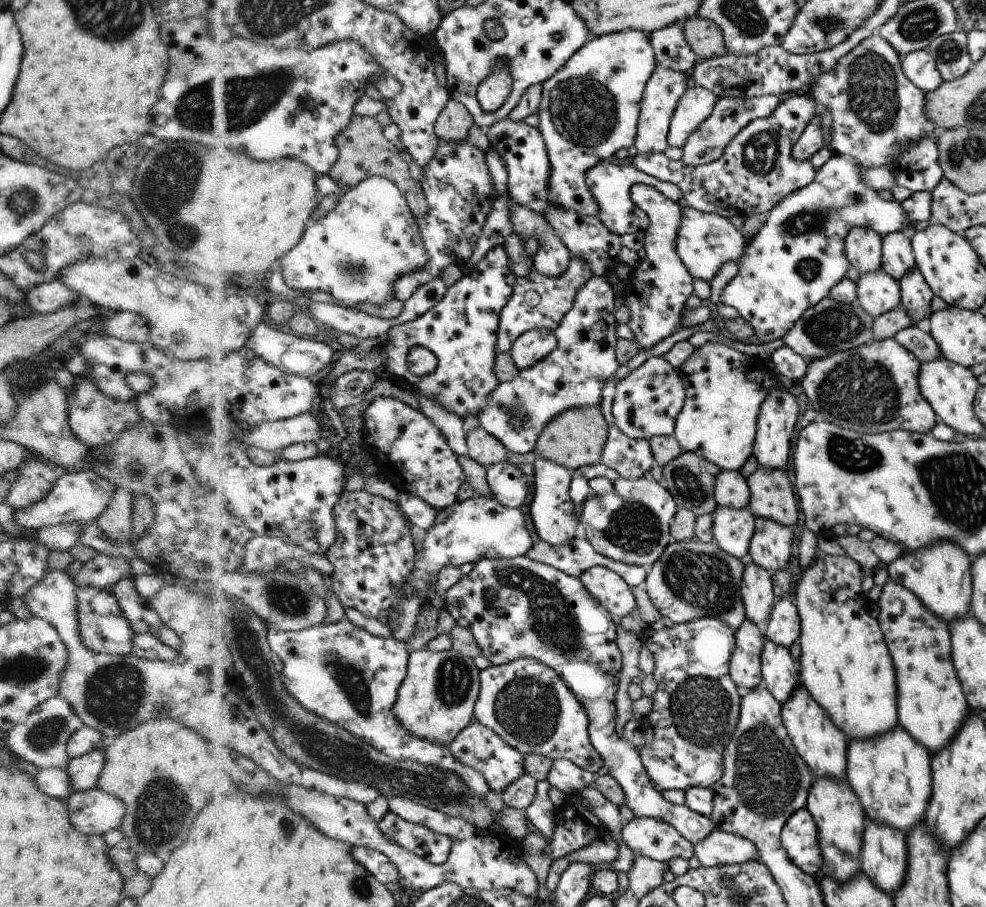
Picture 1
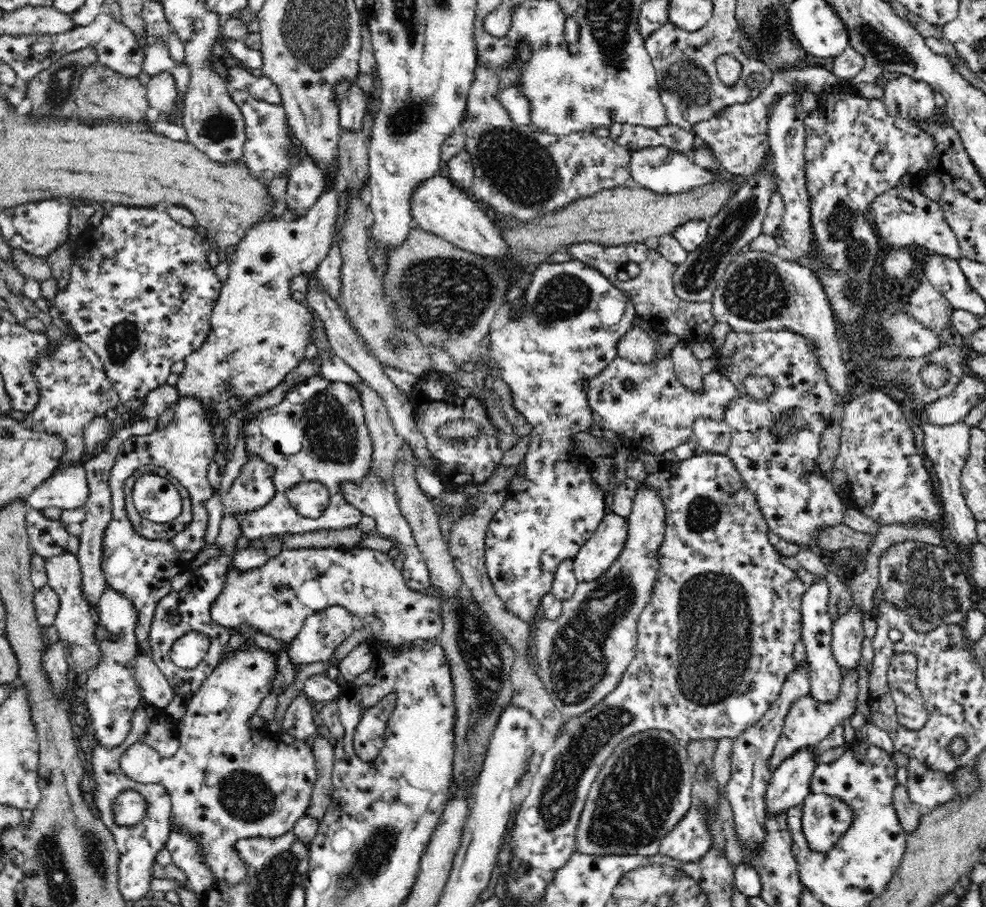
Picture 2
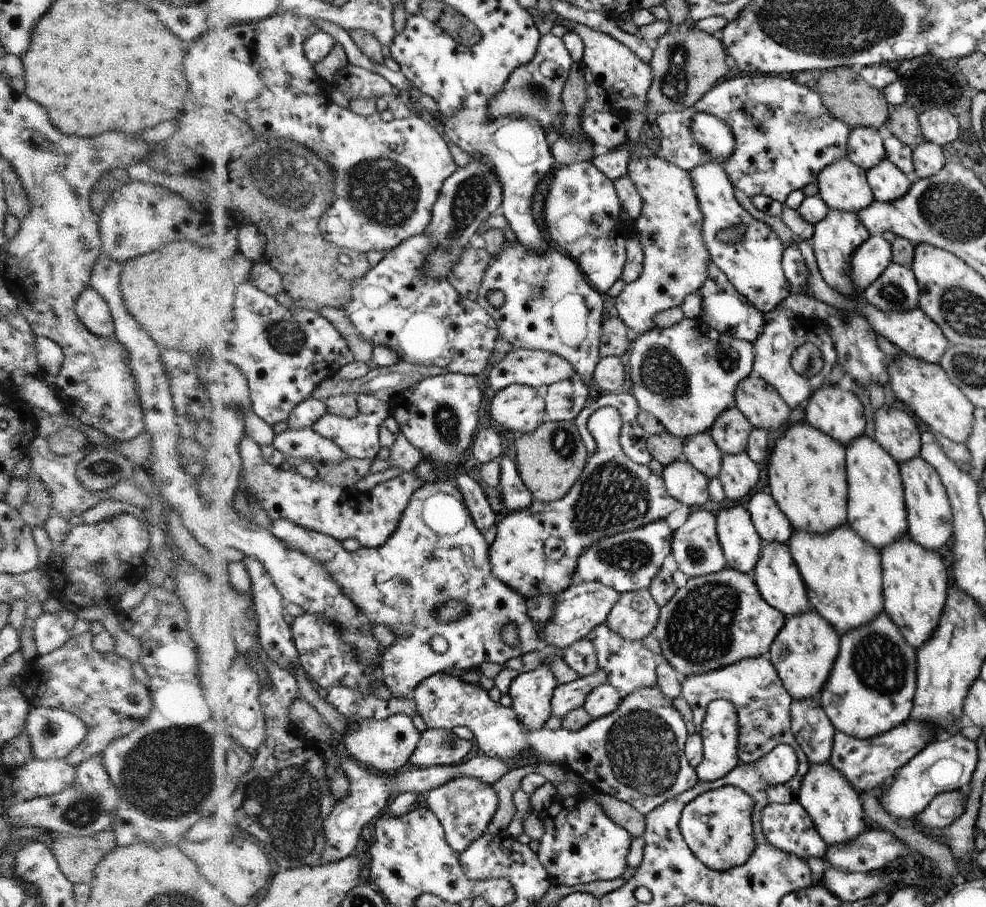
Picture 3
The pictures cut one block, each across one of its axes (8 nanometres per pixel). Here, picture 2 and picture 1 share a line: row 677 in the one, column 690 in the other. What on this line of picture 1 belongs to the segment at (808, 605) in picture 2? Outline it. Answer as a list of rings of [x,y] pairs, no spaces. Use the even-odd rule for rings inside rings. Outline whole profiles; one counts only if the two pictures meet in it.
[[[518,556],[511,559],[501,559],[501,558],[490,558],[479,560],[474,564],[473,570],[470,574],[463,575],[460,583],[456,584],[447,596],[447,610],[455,618],[462,628],[470,630],[478,648],[480,648],[481,655],[489,660],[494,666],[505,665],[513,660],[518,660],[519,658],[534,658],[534,660],[542,661],[542,664],[549,665],[550,668],[554,669],[554,672],[557,672],[561,675],[561,679],[565,681],[567,685],[572,689],[572,691],[578,696],[581,703],[585,705],[585,708],[588,710],[589,715],[589,739],[592,741],[594,748],[601,754],[605,760],[605,765],[608,770],[610,770],[610,775],[612,775],[621,785],[625,791],[625,805],[632,810],[635,817],[648,817],[656,818],[656,820],[664,820],[668,824],[672,824],[674,828],[678,829],[678,832],[682,833],[683,837],[686,837],[686,840],[689,840],[694,846],[700,844],[702,840],[706,840],[714,831],[717,830],[717,826],[714,824],[714,821],[707,816],[698,814],[692,809],[689,809],[686,805],[678,805],[668,800],[662,798],[662,794],[656,790],[656,786],[652,784],[652,779],[648,778],[649,774],[646,774],[644,770],[644,762],[641,760],[640,752],[634,750],[634,746],[628,742],[624,737],[620,738],[618,732],[616,732],[616,705],[615,705],[615,696],[618,690],[618,676],[620,676],[620,662],[622,662],[622,654],[616,646],[616,626],[612,622],[612,616],[610,616],[609,609],[605,607],[597,599],[597,597],[590,594],[589,589],[585,587],[585,584],[582,584],[582,581],[579,577],[573,577],[557,568],[554,568],[553,565],[544,564],[532,560],[530,557]]]

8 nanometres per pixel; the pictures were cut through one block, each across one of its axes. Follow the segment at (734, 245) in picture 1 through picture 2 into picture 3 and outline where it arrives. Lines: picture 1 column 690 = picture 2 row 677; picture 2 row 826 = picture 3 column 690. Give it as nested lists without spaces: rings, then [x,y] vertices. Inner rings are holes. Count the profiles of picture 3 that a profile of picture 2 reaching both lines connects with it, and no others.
[[[643,153],[629,160],[627,175],[643,200],[640,216],[633,223],[639,232],[645,260],[641,275],[632,283],[626,283],[616,297],[616,310],[634,337],[656,327],[656,314],[672,307],[679,307],[686,300],[686,296],[700,292],[700,288],[709,278],[711,256],[702,236],[704,216],[691,172],[681,169],[678,165],[674,166],[666,159]]]

